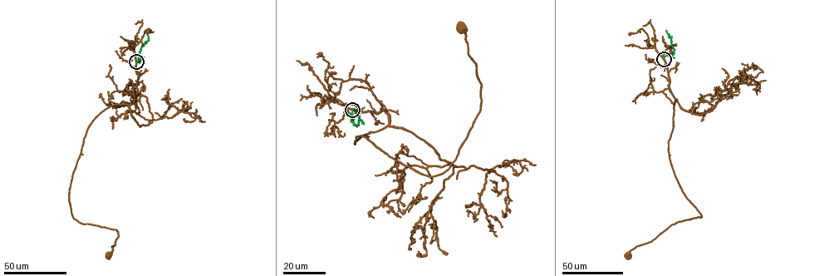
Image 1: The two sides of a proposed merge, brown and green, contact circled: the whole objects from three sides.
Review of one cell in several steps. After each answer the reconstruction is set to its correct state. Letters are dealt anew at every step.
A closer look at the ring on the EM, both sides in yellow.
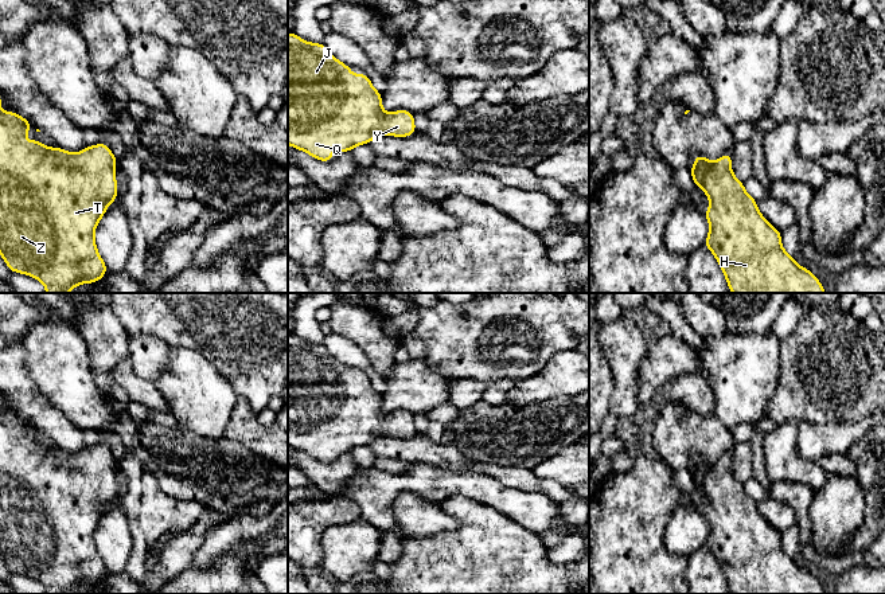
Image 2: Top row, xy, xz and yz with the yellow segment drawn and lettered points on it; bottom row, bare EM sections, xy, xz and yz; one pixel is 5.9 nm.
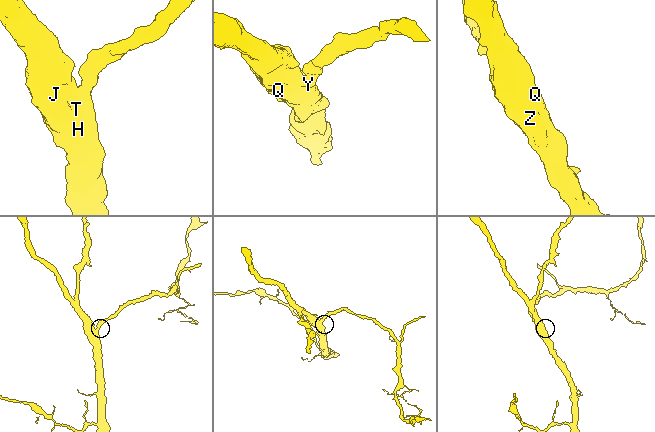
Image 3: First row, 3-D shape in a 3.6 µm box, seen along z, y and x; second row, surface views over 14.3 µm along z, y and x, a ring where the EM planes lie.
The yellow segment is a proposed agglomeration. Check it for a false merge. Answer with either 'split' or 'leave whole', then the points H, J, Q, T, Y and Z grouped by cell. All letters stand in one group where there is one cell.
leave whole | H J Q T Y Z

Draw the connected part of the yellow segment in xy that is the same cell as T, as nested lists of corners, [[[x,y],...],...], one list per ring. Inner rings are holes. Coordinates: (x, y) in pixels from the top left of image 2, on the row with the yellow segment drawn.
[[[0,109],[0,255],[12,273],[39,280],[46,293],[67,293],[79,284],[98,282],[108,267],[94,241],[94,231],[106,207],[117,198],[116,165],[118,160],[108,144],[85,146],[79,153],[59,146],[48,148],[36,138],[26,144],[31,122],[15,112]],[[31,153],[36,157],[36,196],[31,196]]]

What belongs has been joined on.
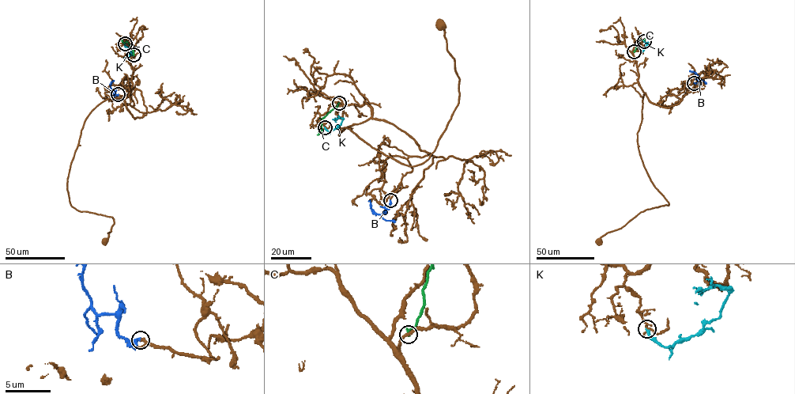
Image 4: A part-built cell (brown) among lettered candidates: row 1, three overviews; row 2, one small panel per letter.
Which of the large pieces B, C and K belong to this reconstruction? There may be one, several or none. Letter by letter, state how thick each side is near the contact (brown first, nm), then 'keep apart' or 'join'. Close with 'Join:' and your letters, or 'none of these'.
B: calibres 240 and 240 nm; join
C: calibres 240 and 240 nm; keep apart
K: calibres 140 and 200 nm; keep apart
Join: B

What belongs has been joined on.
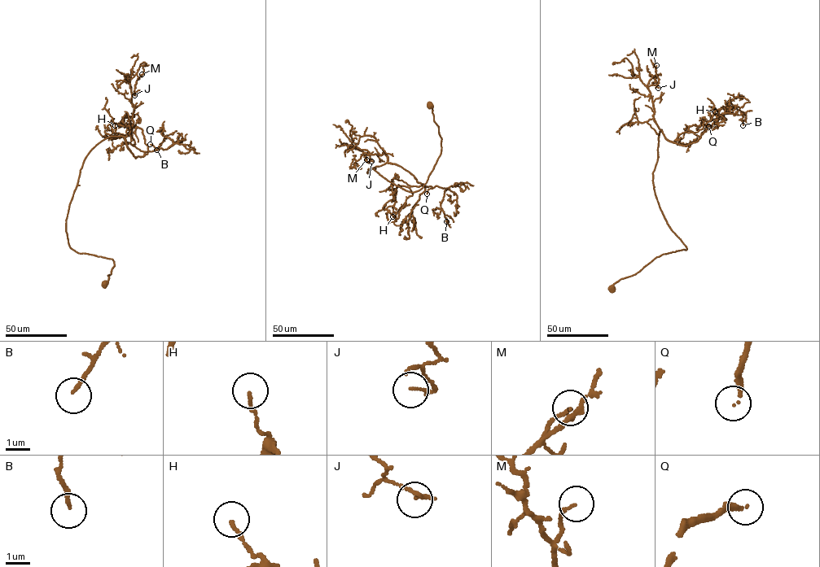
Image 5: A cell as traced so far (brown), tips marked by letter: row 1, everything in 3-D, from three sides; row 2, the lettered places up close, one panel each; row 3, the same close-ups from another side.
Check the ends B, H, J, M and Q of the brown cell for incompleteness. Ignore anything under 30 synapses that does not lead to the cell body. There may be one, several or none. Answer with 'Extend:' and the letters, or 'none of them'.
Extend: B, Q

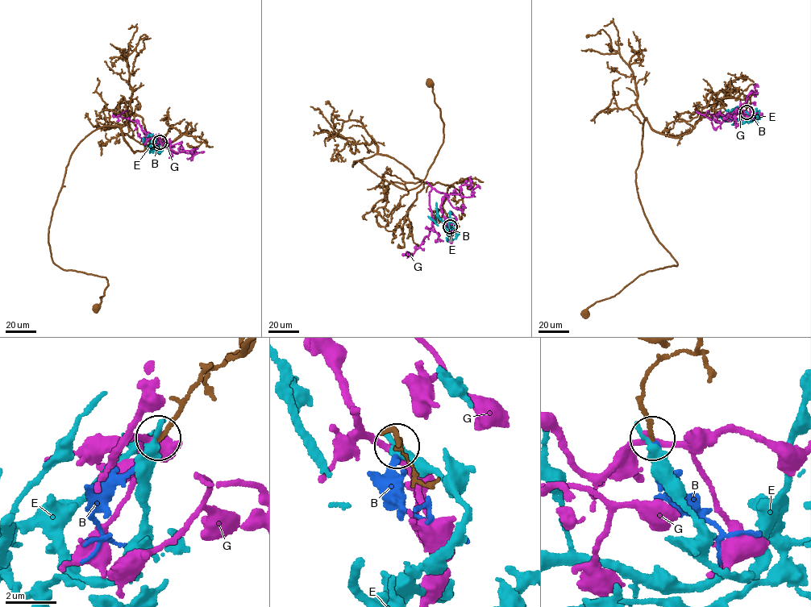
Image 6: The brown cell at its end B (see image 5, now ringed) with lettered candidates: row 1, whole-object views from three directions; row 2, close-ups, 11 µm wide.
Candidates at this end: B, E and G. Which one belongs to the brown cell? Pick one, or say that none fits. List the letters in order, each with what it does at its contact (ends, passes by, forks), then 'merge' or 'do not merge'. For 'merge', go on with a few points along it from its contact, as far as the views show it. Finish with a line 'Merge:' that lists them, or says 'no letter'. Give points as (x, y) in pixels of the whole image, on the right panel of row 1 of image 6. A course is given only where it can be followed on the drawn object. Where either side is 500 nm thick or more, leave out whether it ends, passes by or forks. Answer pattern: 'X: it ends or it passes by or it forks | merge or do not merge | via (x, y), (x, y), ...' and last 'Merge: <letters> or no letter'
B: it ends | merge
E: it ends | do not merge
G: it passes by | do not merge
Merge: B

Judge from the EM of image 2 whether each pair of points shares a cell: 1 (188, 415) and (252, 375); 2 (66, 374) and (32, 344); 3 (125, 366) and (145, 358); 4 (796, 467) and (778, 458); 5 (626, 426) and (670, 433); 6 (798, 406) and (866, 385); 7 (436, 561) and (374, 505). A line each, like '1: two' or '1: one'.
1: two
2: one
3: two
4: one
5: two
6: one
7: two

